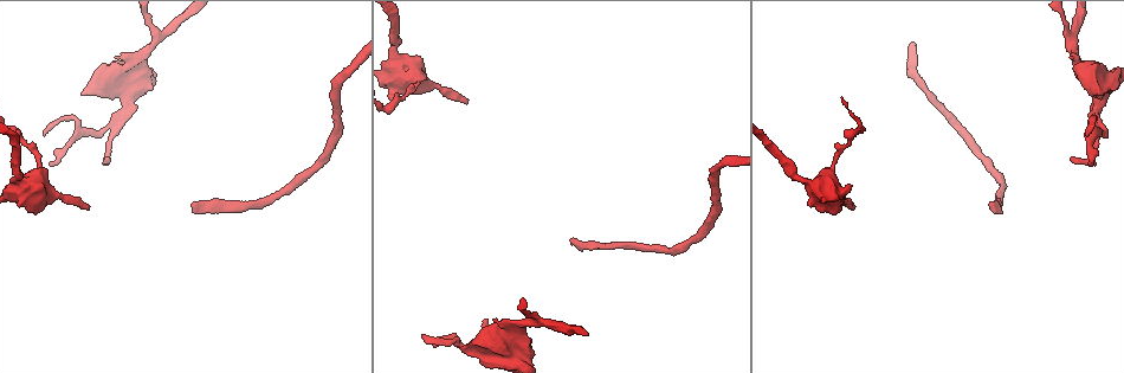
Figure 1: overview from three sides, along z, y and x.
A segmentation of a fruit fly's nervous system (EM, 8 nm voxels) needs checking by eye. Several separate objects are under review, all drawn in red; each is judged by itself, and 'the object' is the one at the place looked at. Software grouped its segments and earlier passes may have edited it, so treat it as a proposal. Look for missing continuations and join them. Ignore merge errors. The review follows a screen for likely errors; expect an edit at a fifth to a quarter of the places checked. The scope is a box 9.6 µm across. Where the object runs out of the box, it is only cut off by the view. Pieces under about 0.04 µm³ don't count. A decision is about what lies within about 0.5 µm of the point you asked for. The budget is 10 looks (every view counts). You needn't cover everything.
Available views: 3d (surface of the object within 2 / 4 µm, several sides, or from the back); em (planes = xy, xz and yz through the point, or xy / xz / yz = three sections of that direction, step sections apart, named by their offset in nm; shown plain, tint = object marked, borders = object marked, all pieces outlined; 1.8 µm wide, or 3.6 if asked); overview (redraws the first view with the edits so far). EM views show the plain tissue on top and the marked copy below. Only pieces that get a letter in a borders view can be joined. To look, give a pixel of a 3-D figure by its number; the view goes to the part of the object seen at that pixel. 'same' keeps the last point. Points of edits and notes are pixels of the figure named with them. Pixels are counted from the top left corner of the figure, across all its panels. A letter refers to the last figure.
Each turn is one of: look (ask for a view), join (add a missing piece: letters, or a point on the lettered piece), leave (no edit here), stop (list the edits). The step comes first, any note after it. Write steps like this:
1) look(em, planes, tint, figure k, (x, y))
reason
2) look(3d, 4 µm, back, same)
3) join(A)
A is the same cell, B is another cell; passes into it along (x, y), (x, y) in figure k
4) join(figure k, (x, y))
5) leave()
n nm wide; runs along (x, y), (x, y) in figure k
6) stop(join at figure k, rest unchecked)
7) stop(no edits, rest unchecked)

look(3d, 2 µm, figure 1, (573, 239))
long arm stops here

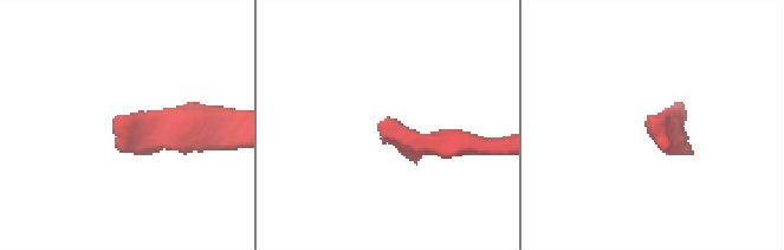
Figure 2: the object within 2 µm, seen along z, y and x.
look(em, yz, step 16, borders, figure 2, (388, 119))
now the EM

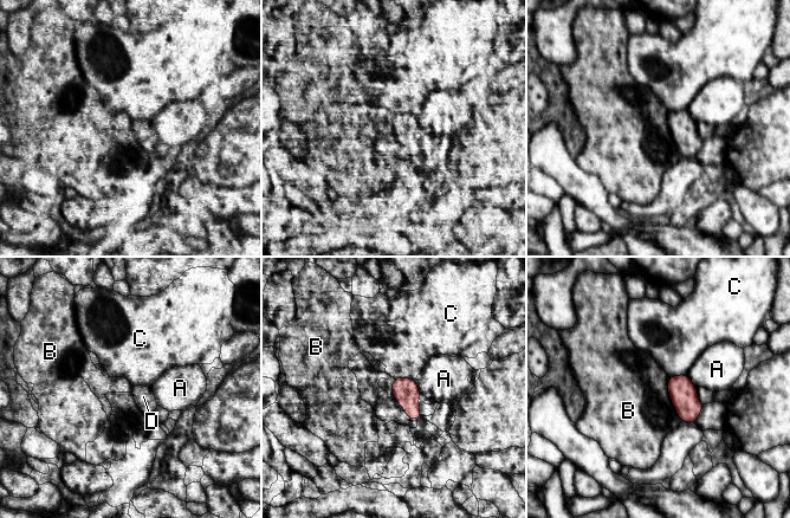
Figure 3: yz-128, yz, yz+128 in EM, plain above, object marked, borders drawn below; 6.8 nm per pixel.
look(em, planes, borders, same)

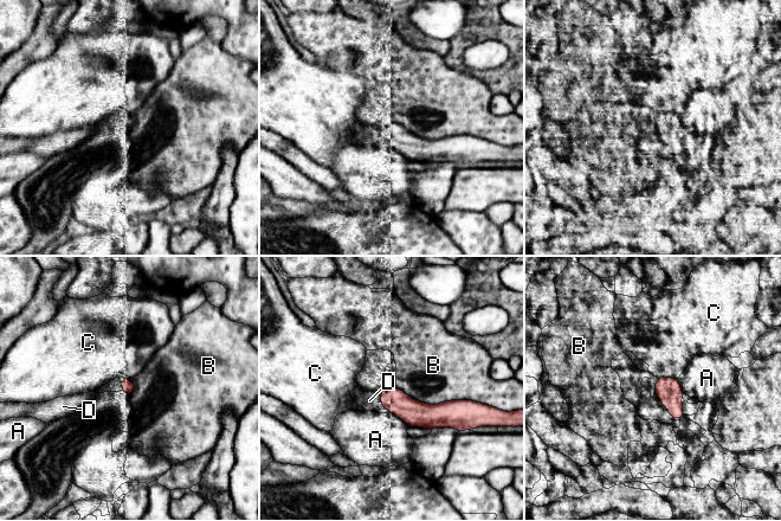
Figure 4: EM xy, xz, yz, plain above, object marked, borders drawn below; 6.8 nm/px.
join(figure 4, (369, 400))
D is the same cell, A, B and C are other cells; the neuron continues

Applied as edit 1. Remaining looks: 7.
look(em, xz, step 4, tint, figure 1, (89, 206))
an open end

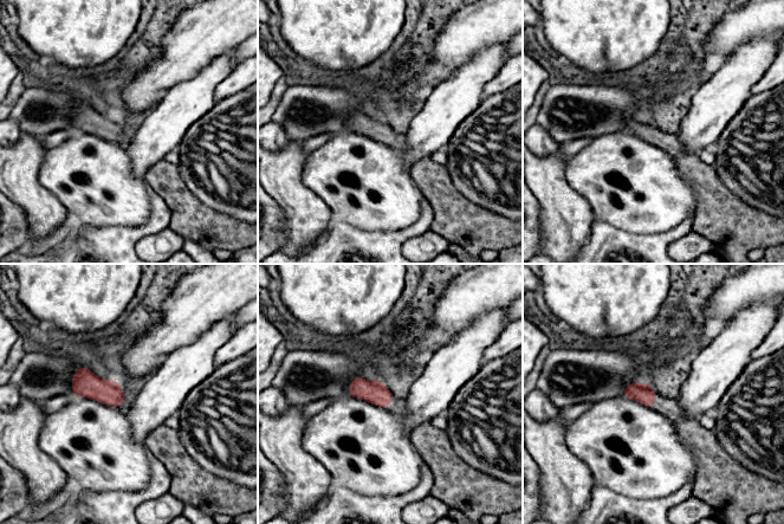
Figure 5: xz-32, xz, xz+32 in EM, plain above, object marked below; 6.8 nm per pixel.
look(em, planes, borders, same)

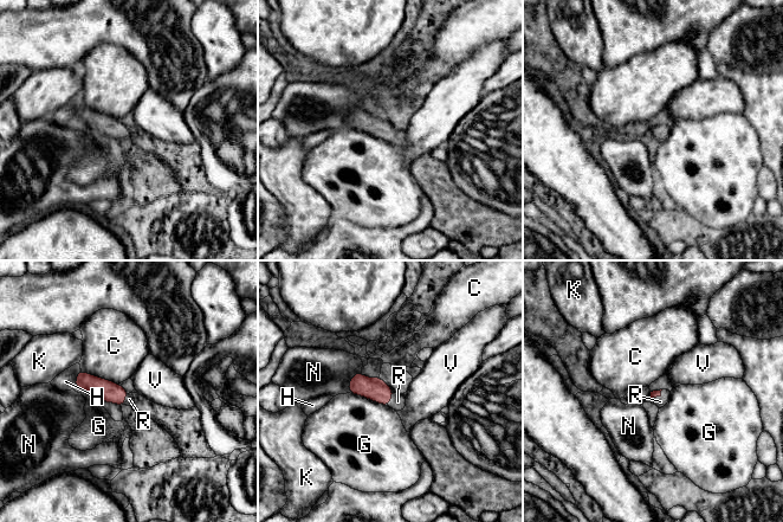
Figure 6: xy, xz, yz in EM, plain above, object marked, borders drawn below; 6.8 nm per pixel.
join(figure 6, (398, 401))
R is the same cell, C, G, H, K, N and V are other cells; passes into it along (376, 390), (389, 400), (398, 401) in figure 6; it goes on there

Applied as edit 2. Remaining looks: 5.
look(overview)

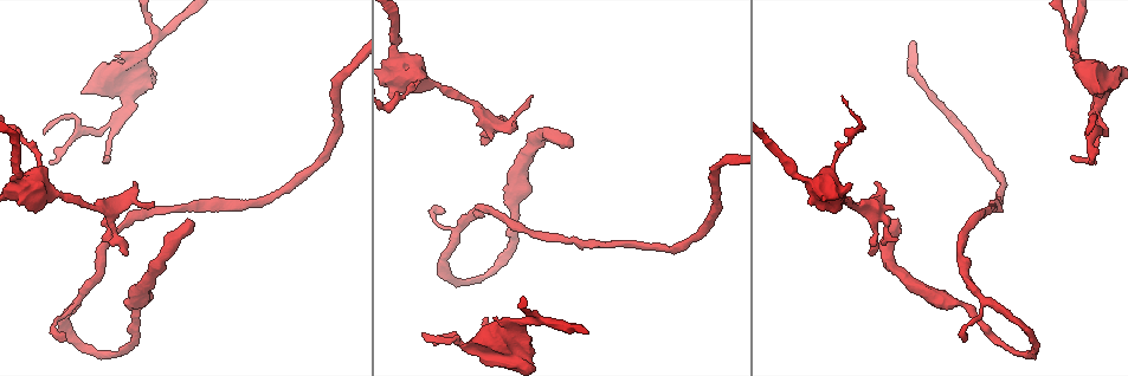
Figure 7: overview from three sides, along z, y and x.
look(em, planes, borders, figure 7, (82, 94))
free end

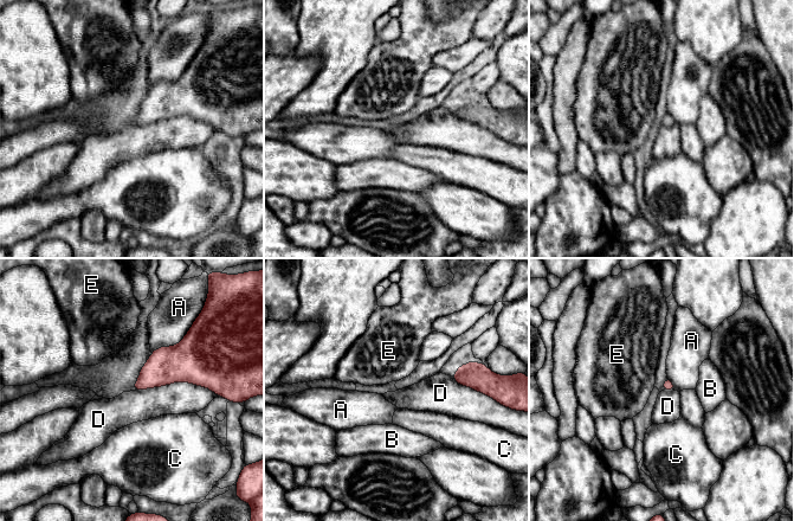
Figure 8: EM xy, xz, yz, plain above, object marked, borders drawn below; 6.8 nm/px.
leave()
A, B, C, D and E are other cells; border along (135, 390), (189, 381), (213, 393) in figure 8; no lettered piece goes on from it

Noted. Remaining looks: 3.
look(3d, 4 µm, figure 7, (401, 66))

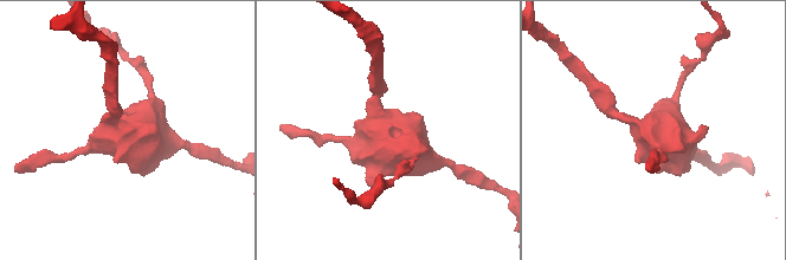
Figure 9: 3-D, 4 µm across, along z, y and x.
look(em, 3.6 µm, planes, borders, figure 9, (653, 130))

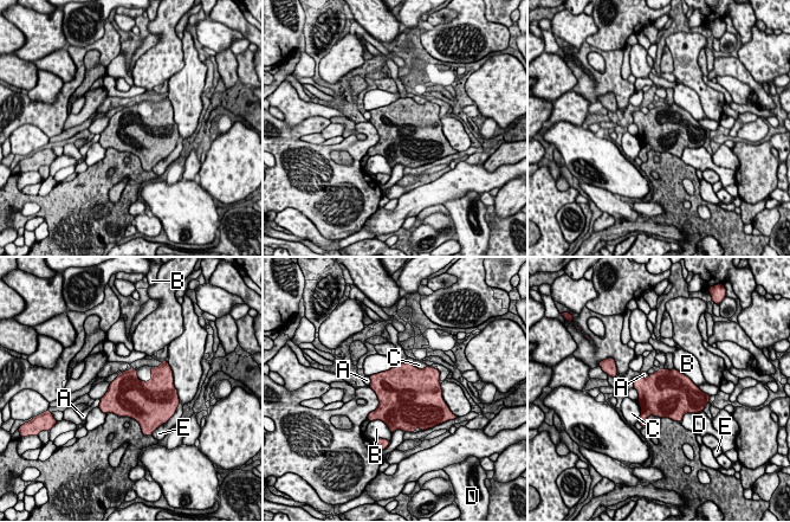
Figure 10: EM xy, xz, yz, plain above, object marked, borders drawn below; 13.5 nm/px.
leave()
B touches over 420 nm; A, B, C, D and E are other cells; border along (649, 374), (646, 378), (640, 375) in figure 10; no lettered piece goes on from it

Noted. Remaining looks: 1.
stop(join at figure 4, join at figure 6, rest unchecked)

